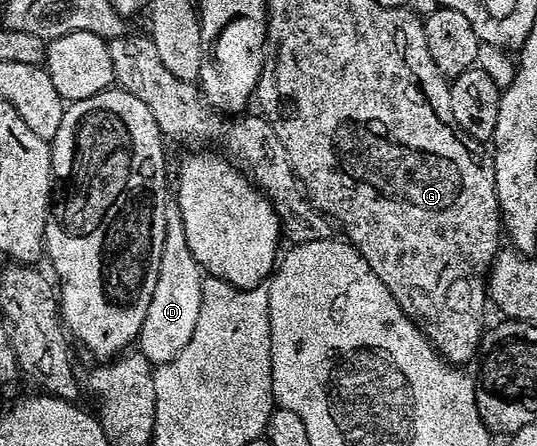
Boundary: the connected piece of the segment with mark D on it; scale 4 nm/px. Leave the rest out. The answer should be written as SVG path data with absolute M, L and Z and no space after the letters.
M175 202L165 210L165 242L161 242L161 262L157 266L157 283L153 286L153 298L149 298L149 310L145 310L145 322L137 337L138 351L153 366L167 364L193 338L193 326L197 326L197 314L201 314L201 286L205 273L189 250L181 210Z

